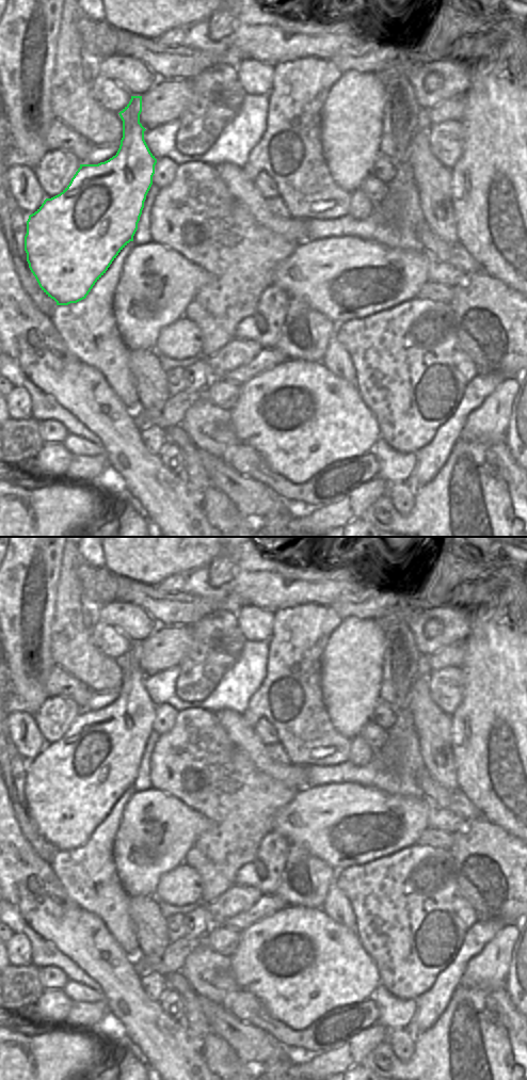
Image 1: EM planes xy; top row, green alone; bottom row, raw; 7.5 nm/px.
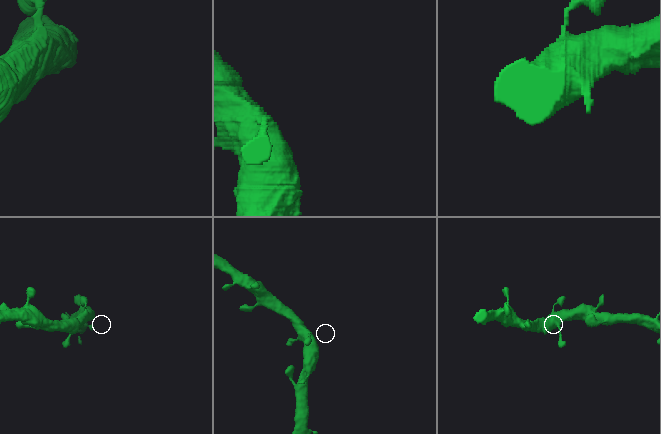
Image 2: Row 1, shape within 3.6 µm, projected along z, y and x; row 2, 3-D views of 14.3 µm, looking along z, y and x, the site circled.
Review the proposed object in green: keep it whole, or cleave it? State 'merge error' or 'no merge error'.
no merge error

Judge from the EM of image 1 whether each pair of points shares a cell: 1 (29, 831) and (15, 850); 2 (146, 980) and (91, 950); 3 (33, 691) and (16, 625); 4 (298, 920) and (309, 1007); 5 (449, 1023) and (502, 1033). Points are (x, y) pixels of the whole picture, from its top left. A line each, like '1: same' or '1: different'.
1: different
2: different
3: same
4: same
5: same

